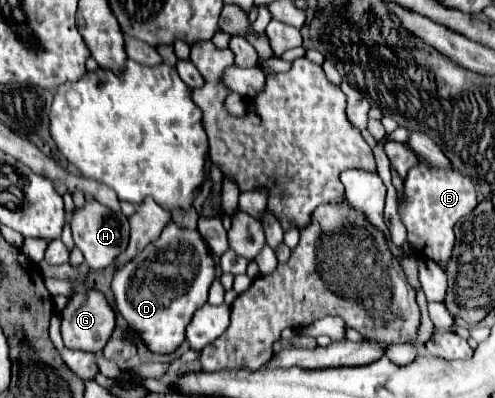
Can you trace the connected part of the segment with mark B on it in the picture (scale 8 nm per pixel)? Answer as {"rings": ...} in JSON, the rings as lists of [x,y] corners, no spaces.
{"rings":[[[419,163],[409,169],[405,179],[405,203],[399,207],[403,225],[407,227],[407,241],[427,259],[433,259],[441,267],[447,265],[451,249],[455,243],[453,225],[469,215],[477,205],[475,185],[469,177],[461,175],[457,169],[431,169],[425,163]]]}

